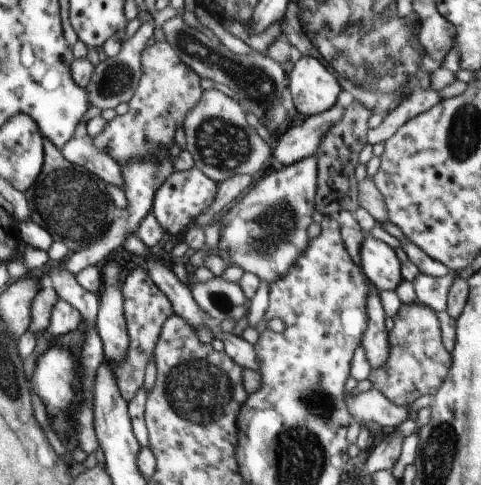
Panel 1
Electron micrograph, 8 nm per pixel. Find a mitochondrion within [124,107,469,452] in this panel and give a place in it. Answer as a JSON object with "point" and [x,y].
{"point":[198,390]}

